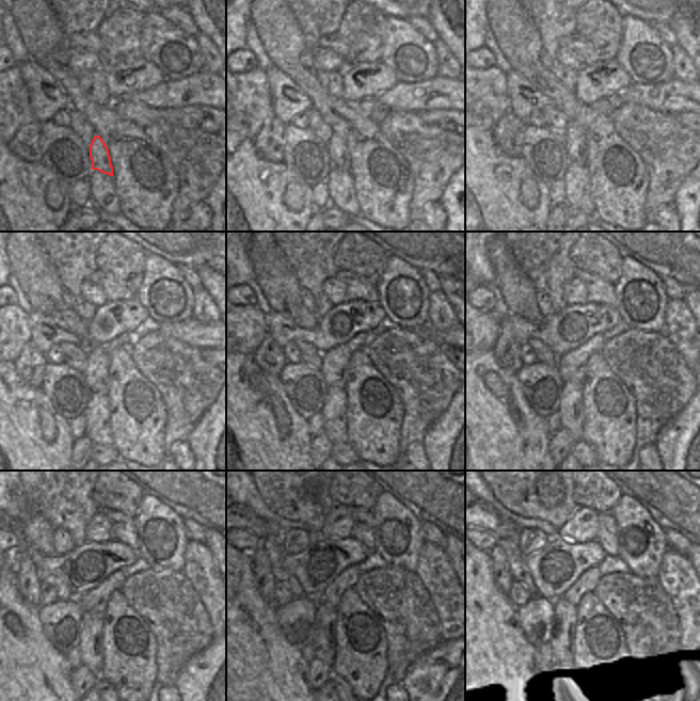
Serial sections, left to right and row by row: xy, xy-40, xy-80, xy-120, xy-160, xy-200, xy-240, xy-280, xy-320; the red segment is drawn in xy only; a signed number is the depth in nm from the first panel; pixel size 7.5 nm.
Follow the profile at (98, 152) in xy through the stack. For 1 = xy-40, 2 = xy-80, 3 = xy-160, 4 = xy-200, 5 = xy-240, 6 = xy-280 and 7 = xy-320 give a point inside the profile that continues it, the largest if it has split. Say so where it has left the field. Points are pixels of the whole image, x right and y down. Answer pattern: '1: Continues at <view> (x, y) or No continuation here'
1: Continues at xy-40 (338, 154)
2: Continues at xy-80 (575, 142)
3: Continues at xy-160 (334, 368)
4: Continues at xy-200 (572, 365)
5: Continues at xy-240 (94, 602)
6: Continues at xy-280 (331, 598)
7: Continues at xy-320 (587, 583)

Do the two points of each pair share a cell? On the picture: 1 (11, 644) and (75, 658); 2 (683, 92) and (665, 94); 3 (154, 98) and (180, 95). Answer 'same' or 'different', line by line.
1: different
2: same
3: same

